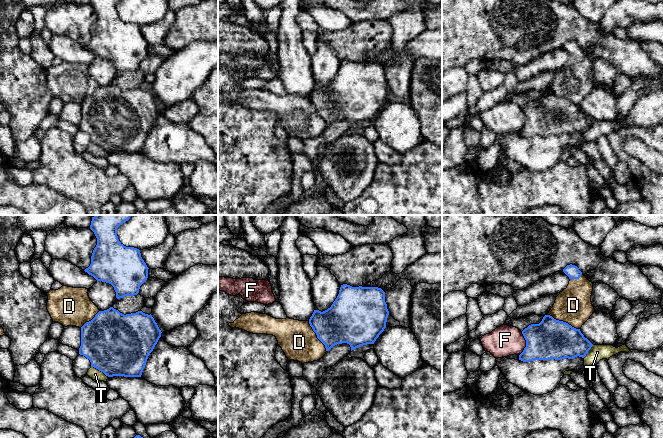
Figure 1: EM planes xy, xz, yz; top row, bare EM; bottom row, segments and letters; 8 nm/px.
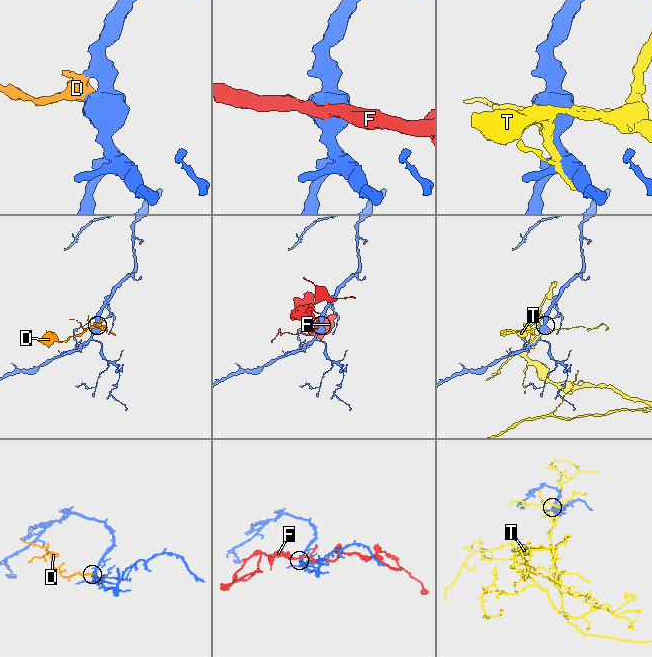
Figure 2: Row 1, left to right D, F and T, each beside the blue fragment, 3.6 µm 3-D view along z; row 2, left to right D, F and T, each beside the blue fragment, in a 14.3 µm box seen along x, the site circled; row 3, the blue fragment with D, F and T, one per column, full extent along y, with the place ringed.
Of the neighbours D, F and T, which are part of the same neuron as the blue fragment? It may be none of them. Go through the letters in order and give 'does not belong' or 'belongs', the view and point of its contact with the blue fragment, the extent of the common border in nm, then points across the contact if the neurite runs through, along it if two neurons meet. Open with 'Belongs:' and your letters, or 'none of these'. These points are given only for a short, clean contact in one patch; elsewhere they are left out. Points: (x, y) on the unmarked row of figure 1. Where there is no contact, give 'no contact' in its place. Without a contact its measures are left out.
Belongs: D
D: belongs; meets blue in yz at (564, 98); contact 280 nm long
F: does not belong; meets blue in yz at (526, 120); contact 190 nm long
T: does not belong; meets blue in xy at (100, 146); contact 170 nm long

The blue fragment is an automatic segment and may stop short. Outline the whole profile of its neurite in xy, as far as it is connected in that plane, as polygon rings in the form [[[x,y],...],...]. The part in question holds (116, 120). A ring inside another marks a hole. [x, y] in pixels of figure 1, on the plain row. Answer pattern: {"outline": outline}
{"outline": [[[110,83],[99,87],[91,97],[81,103],[79,130],[90,136],[91,143],[108,153],[141,153],[148,132],[161,113],[161,109],[151,90],[138,87],[124,91]]]}

